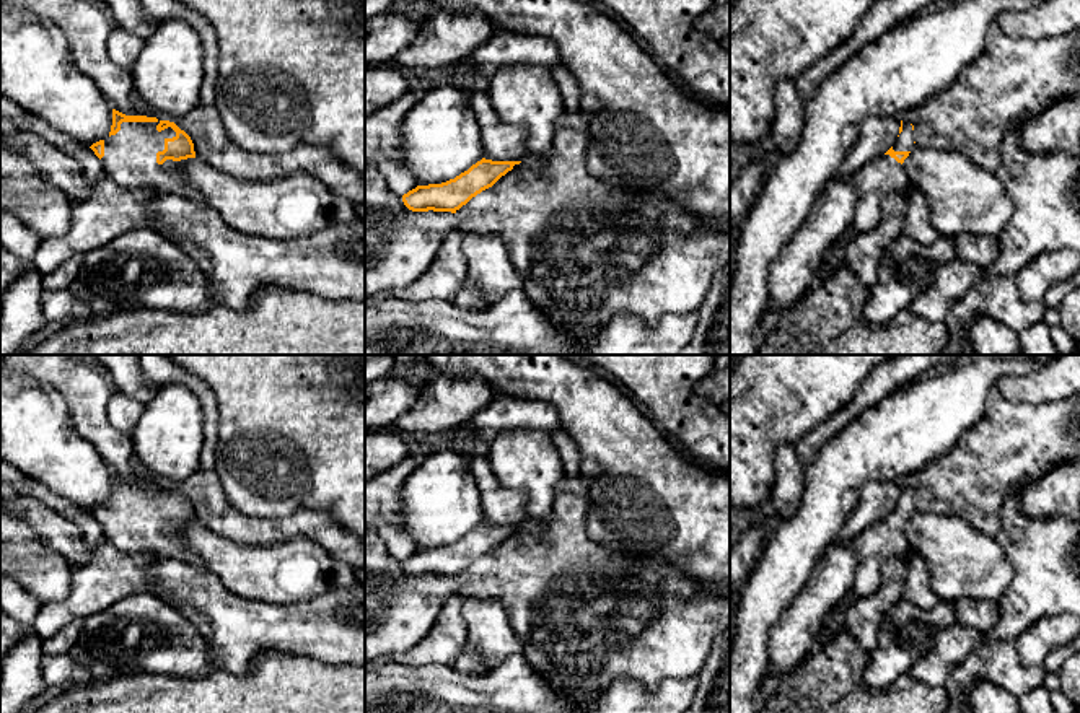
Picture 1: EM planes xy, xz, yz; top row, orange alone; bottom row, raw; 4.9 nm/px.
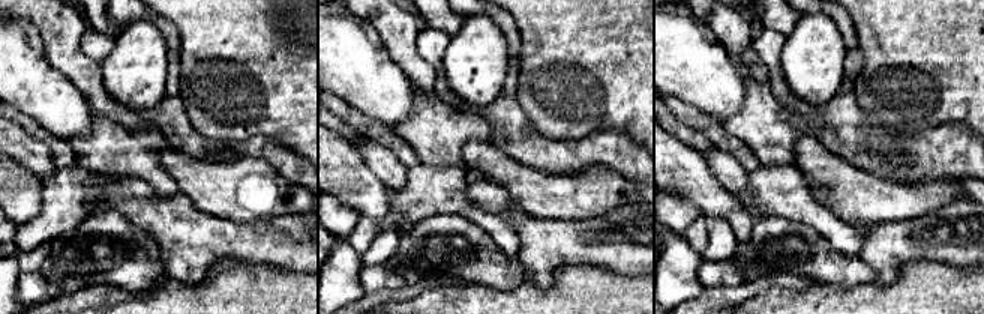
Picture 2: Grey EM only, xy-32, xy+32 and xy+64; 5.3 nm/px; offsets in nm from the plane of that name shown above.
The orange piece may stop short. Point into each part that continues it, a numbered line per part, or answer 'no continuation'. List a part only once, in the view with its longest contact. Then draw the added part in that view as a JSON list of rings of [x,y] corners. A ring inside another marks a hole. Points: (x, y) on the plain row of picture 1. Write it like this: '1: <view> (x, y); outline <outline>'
1: xy (129, 523); outline [[[122,487],[121,495],[104,505],[101,527],[106,542],[124,552],[155,553],[171,560],[182,560],[197,570],[205,570],[204,562],[178,532],[156,527],[156,518],[165,514],[165,505],[176,501],[171,492],[158,496],[158,488]]]

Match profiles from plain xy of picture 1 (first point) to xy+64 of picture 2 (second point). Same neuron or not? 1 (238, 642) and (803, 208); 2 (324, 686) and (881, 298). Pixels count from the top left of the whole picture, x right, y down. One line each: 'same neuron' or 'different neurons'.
1: different neurons
2: same neuron

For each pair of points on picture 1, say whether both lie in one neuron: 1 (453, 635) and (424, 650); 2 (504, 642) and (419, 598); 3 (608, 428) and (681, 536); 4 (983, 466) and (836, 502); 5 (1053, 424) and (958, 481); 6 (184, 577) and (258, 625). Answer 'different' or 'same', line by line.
1: same
2: different
3: same
4: different
5: same
6: same

